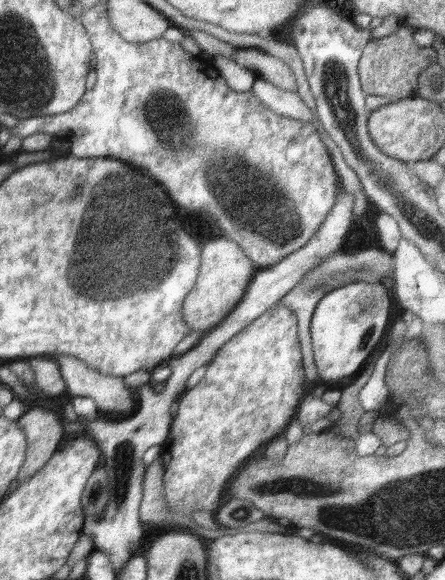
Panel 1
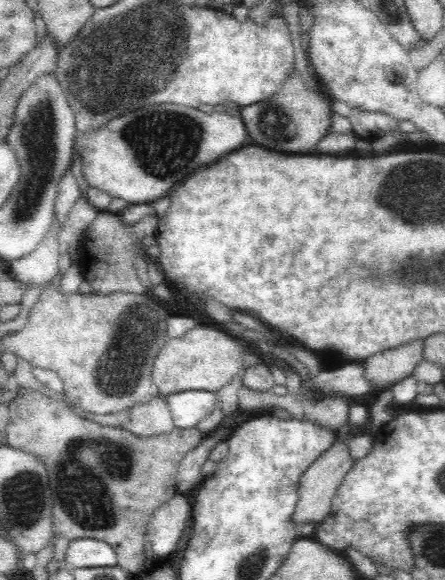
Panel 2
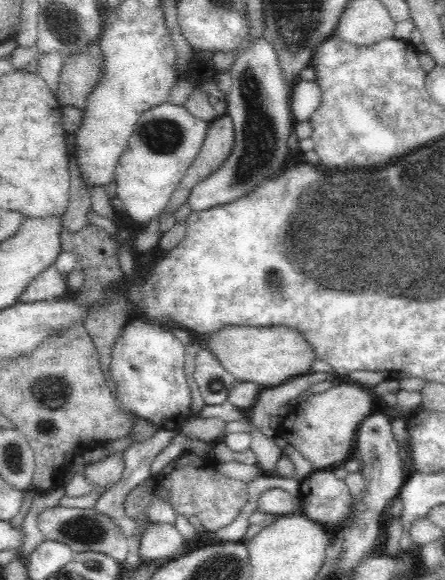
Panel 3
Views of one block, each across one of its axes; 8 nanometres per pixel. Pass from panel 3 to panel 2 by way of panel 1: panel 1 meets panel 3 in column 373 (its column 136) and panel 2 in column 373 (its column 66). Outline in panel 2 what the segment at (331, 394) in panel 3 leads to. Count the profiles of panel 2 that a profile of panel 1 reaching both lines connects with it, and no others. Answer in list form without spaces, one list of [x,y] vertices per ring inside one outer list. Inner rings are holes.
[[[412,340],[363,359],[363,375],[376,390],[389,388],[410,373],[423,359],[424,340]]]

